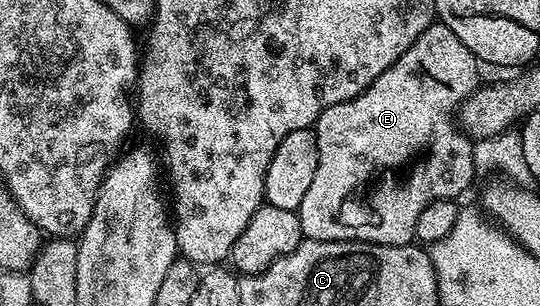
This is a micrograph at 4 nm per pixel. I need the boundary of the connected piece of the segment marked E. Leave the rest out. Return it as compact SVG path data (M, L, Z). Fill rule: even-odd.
M434 24L426 28L419 36L419 40L415 40L415 44L411 44L411 48L407 48L407 52L403 52L403 56L399 56L399 60L395 60L395 64L391 64L391 68L387 68L387 72L383 72L383 76L375 79L359 96L326 108L317 117L315 127L317 136L315 180L311 180L311 188L307 188L307 196L303 196L303 204L297 209L302 235L308 240L323 240L324 242L370 242L371 244L408 246L416 239L416 225L419 224L419 216L427 208L427 204L444 198L460 199L460 194L472 184L475 178L474 143L470 135L459 125L458 119L457 122L453 119L453 113L456 110L458 113L463 104L472 97L474 90L478 89L477 69L479 69L479 63L475 55L467 48L467 44L463 44L463 40L459 40L459 36L451 32L451 28Z

